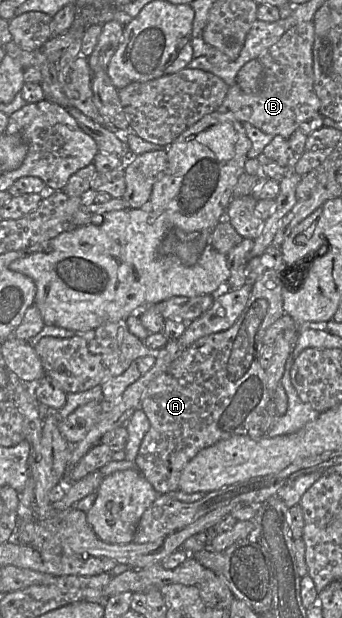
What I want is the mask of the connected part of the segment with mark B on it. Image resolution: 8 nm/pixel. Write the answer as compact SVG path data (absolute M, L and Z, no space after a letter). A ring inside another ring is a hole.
M313 21L291 27L258 59L263 68L262 86L257 93L247 94L234 84L229 87L218 111L233 113L241 123L250 123L264 133L288 136L300 125L319 113L320 100L314 89Z

